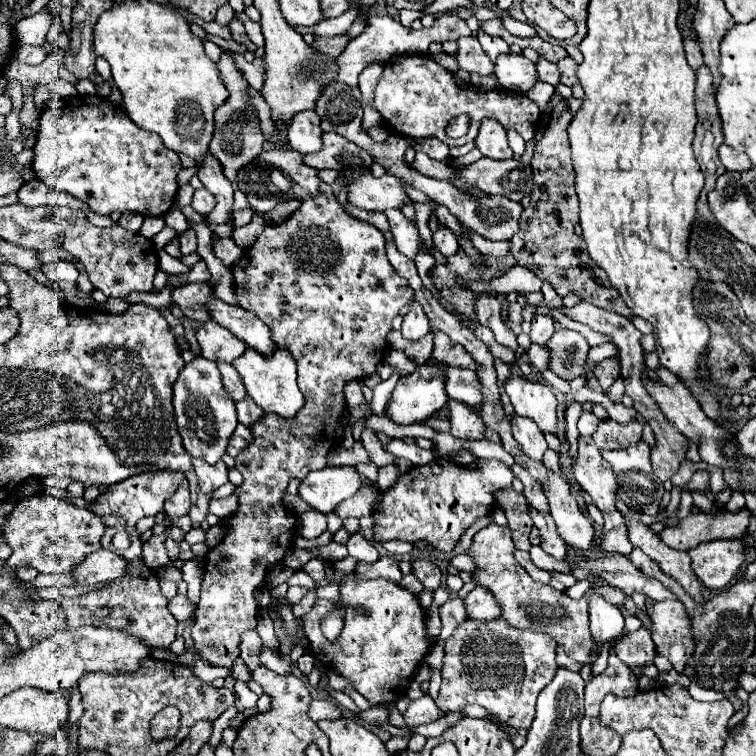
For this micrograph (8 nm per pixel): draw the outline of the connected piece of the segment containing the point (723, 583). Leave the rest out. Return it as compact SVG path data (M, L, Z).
M720 539L700 543L688 551L692 557L692 569L698 579L712 591L720 591L740 575L746 563L746 549L742 539Z

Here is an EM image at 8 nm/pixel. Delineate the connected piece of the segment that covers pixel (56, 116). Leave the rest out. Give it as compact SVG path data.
M74 95L74 97L54 97L40 113L40 127L36 133L34 161L32 169L36 177L58 191L66 191L72 197L88 203L88 207L98 215L110 215L114 211L126 213L134 211L140 215L164 215L176 203L178 183L176 173L180 171L178 155L168 149L156 133L138 129L124 109L110 99L98 95Z

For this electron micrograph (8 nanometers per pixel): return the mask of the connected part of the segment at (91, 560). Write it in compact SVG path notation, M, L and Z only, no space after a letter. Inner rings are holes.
M98 549L84 557L84 561L72 571L74 585L86 587L96 583L108 583L120 579L126 573L126 561L108 549Z

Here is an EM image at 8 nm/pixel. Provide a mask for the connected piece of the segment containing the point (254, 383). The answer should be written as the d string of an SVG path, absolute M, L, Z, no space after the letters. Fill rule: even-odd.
M246 349L236 361L232 361L236 371L242 377L246 395L254 399L258 407L266 413L276 413L280 417L294 417L296 411L304 405L304 397L296 385L296 361L286 349L276 349L272 357L264 357L254 349Z

